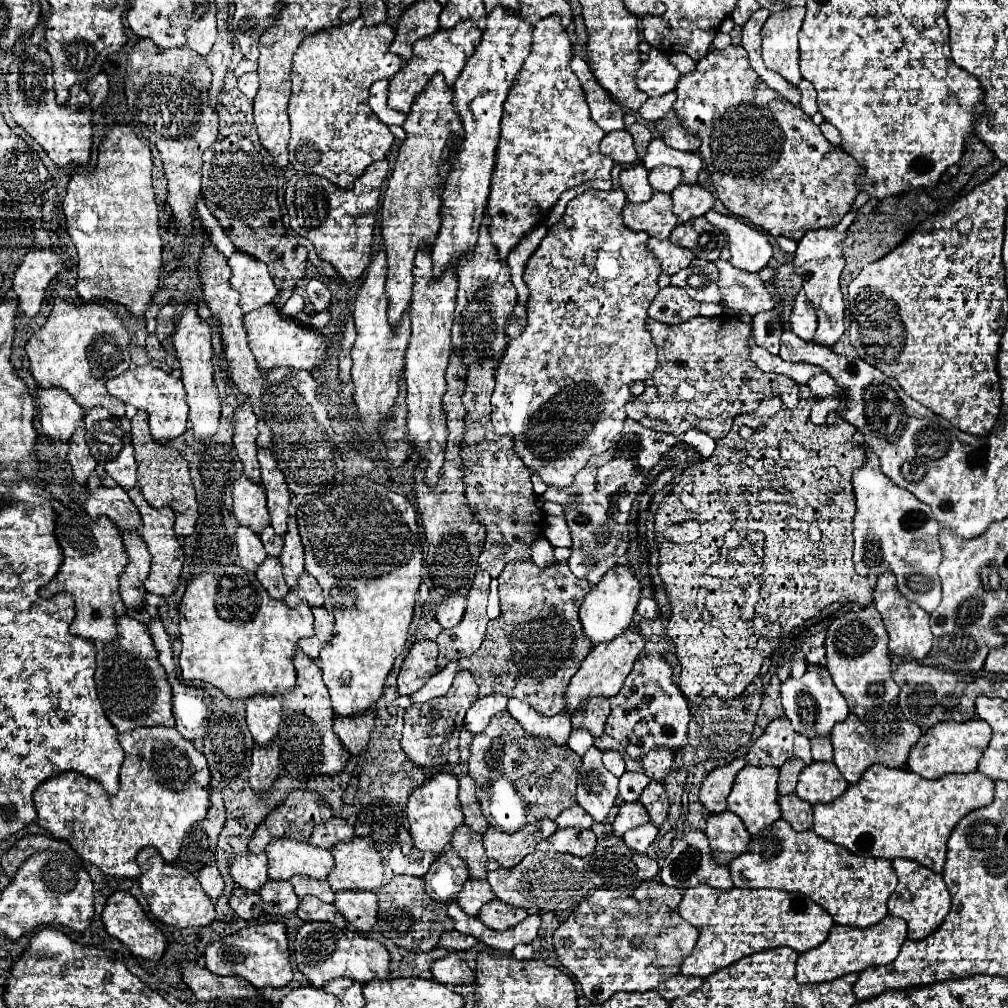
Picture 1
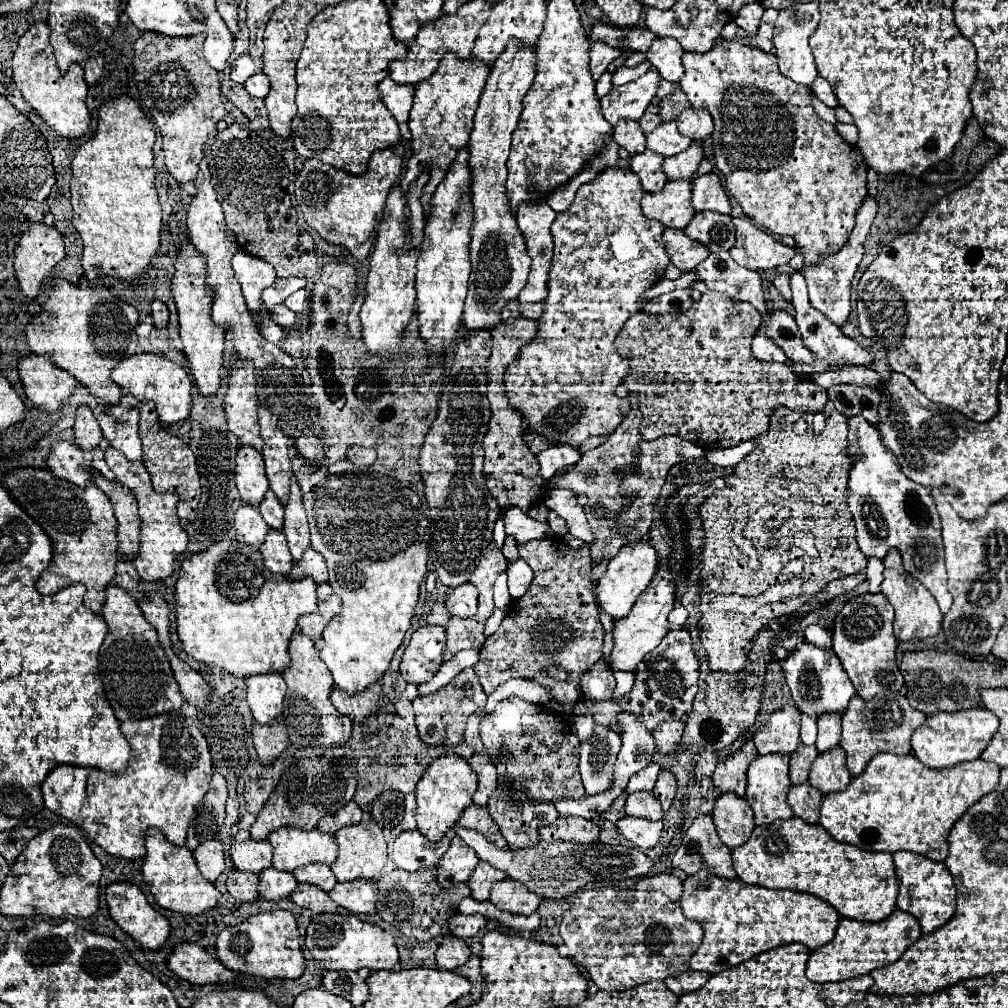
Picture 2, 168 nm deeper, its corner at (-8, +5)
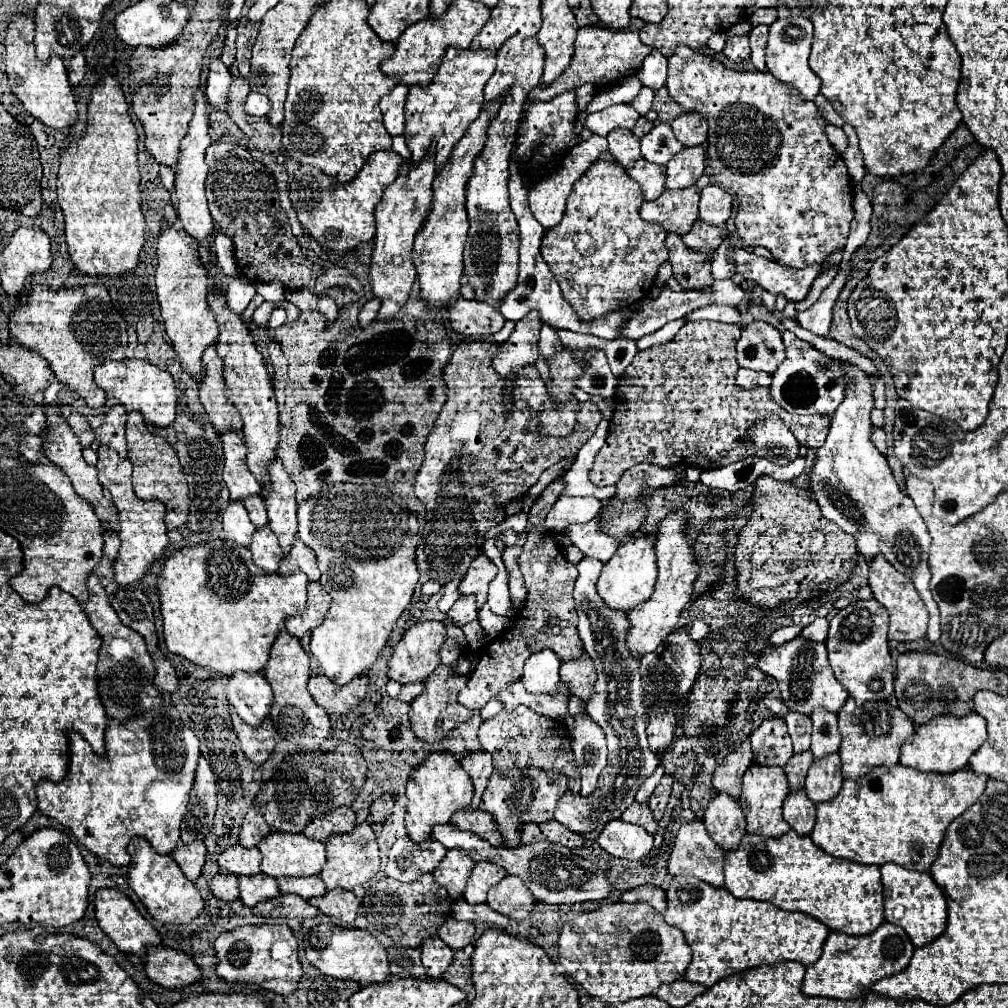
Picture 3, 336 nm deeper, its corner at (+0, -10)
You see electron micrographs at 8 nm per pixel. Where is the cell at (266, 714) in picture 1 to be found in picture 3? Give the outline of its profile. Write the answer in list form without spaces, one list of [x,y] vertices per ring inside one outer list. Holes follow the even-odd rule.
[[[260,671],[234,673],[226,685],[226,697],[248,725],[256,725],[268,717],[274,699],[272,687]]]

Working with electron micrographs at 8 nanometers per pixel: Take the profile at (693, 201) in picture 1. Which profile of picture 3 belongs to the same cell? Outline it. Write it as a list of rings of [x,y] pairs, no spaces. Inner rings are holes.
[[[708,185],[700,197],[700,219],[706,223],[726,223],[732,213],[732,195],[720,185]]]

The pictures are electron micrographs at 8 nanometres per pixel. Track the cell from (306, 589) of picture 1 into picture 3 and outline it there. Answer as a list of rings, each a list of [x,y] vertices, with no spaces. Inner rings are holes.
[[[300,539],[294,541],[290,553],[284,555],[284,559],[280,561],[278,573],[288,575],[288,573],[292,573],[294,569],[304,571],[310,581],[318,581],[318,579],[320,579],[320,571],[318,571],[318,565],[316,565],[316,555],[314,555],[312,549],[310,549],[308,545],[304,545]]]

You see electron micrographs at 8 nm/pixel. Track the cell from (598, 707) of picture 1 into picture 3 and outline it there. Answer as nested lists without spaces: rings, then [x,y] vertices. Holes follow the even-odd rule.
[[[584,653],[576,661],[566,661],[560,665],[560,677],[566,683],[572,683],[572,693],[580,697],[582,701],[588,701],[588,695],[592,693],[592,687],[596,683],[596,671],[592,659]]]

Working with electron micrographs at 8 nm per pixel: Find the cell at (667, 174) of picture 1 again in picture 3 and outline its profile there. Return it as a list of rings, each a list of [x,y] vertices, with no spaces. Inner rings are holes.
[[[702,145],[684,147],[668,161],[668,189],[686,189],[694,185],[706,167],[706,149]]]

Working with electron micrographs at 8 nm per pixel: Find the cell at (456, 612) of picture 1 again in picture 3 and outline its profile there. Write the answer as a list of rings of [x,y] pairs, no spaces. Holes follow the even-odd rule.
[[[462,595],[454,605],[452,609],[448,611],[448,617],[456,623],[470,623],[474,621],[478,615],[478,605],[476,605],[476,597],[474,595]]]

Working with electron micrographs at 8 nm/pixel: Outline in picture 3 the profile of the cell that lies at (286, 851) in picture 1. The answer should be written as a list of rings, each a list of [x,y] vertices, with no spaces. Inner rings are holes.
[[[270,833],[266,835],[260,845],[262,853],[262,873],[268,877],[310,877],[318,875],[320,867],[324,867],[326,849],[322,841],[308,839],[304,833]]]

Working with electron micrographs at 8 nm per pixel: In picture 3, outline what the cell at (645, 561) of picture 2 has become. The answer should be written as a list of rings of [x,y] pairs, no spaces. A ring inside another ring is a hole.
[[[644,535],[644,537],[632,537],[618,547],[618,551],[612,555],[612,559],[604,563],[596,589],[598,589],[600,597],[604,599],[604,603],[608,603],[608,607],[630,611],[632,607],[650,599],[650,595],[654,591],[654,583],[656,583],[654,539]]]

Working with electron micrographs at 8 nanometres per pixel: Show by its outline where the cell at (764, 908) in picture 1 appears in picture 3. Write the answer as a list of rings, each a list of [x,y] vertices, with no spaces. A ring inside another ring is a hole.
[[[676,875],[666,891],[668,909],[664,921],[678,927],[692,949],[692,963],[686,969],[686,979],[712,987],[716,981],[742,973],[756,965],[776,961],[814,963],[822,955],[822,943],[830,929],[806,913],[790,913],[766,901],[736,899],[728,889],[708,885],[696,877]]]

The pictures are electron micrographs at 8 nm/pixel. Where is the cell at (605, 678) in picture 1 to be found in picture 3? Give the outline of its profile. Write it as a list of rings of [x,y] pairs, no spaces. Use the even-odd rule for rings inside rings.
[[[674,511],[668,513],[658,523],[658,537],[656,537],[656,563],[658,563],[658,581],[654,587],[654,593],[648,601],[636,605],[628,617],[632,623],[632,629],[628,631],[628,649],[632,649],[634,657],[640,659],[648,651],[654,651],[678,625],[680,613],[684,605],[690,601],[694,591],[694,581],[698,577],[698,565],[692,549],[692,541],[686,539],[688,535],[688,523],[686,523],[686,511]]]

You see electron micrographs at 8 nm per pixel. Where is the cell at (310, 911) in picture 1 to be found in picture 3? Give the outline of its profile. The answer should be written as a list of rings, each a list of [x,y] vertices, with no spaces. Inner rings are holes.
[[[280,893],[274,899],[256,903],[252,907],[252,913],[258,917],[262,915],[262,917],[274,917],[274,919],[284,919],[284,917],[310,919],[320,915],[320,911],[316,911],[316,907],[310,905],[308,901],[300,899],[300,895],[288,895],[288,893]]]

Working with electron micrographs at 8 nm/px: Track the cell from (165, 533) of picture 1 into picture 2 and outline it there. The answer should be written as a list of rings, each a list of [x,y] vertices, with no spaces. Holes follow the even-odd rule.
[[[108,448],[104,452],[104,460],[108,464],[108,468],[116,474],[116,478],[130,488],[130,492],[136,496],[138,500],[138,510],[140,510],[140,518],[142,518],[142,532],[140,532],[140,540],[142,540],[142,552],[140,556],[134,560],[134,566],[140,574],[140,578],[144,582],[160,582],[166,580],[174,574],[174,564],[178,560],[178,556],[182,556],[188,548],[188,534],[184,532],[184,528],[180,526],[180,518],[176,514],[176,504],[178,504],[178,496],[176,494],[156,494],[152,490],[150,484],[150,474],[146,472],[142,462],[130,464],[120,452],[116,452],[114,448]]]

